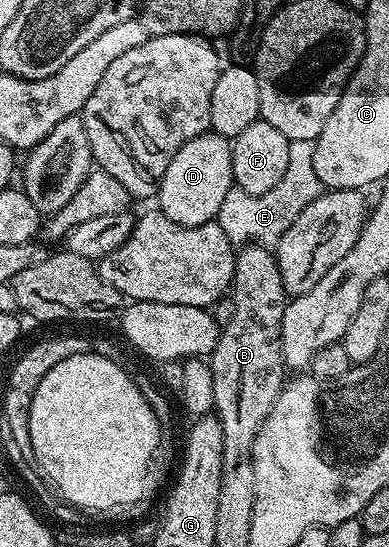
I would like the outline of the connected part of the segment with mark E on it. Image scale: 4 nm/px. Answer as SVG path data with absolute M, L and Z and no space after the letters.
M289 141L289 164L285 167L285 175L275 184L270 191L261 195L249 195L234 188L230 189L221 203L218 223L221 231L229 235L232 245L278 245L281 235L289 231L293 219L313 203L325 191L321 179L313 171L314 144L310 141Z

